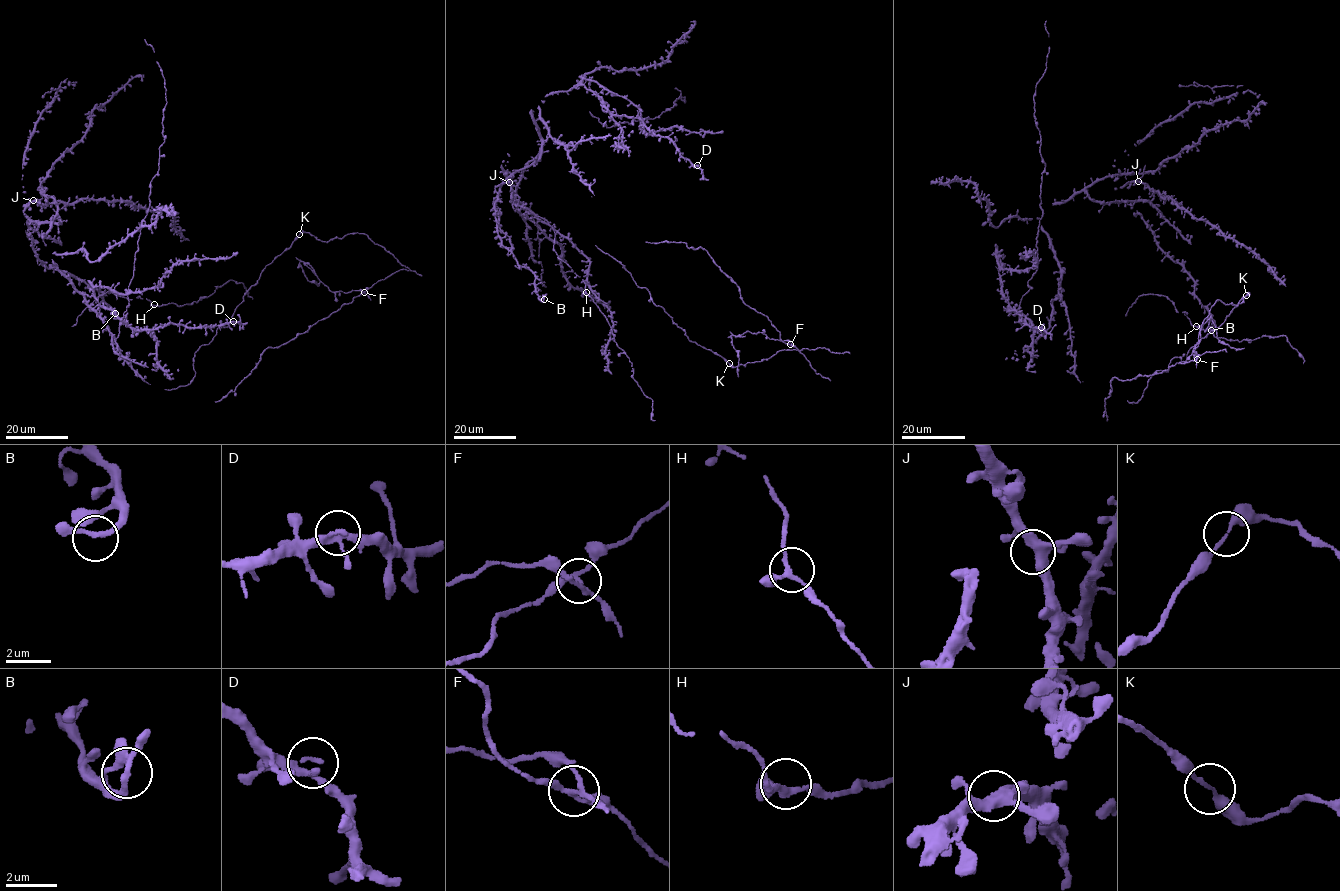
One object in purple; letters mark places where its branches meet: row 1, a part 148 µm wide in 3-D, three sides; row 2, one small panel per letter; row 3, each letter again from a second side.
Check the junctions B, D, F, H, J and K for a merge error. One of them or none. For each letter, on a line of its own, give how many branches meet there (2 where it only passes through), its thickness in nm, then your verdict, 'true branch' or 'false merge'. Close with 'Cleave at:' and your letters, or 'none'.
B: 3 | 180 nm | true branch
D: 2 | 180 nm | true branch
F: 4 | 190 nm | false merge
H: 3 | 200 nm | true branch
J: 4 | 400 nm | true branch
K: 2 | 200 nm | true branch
Cleave at: F

